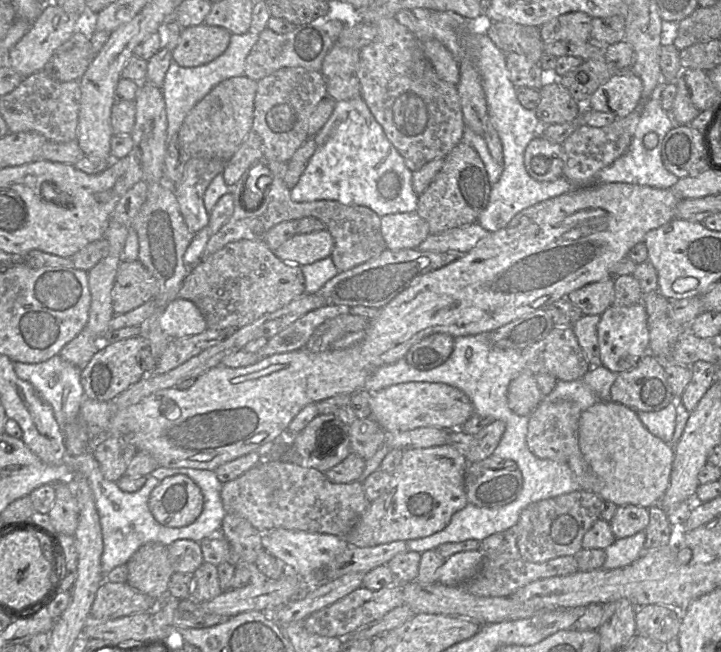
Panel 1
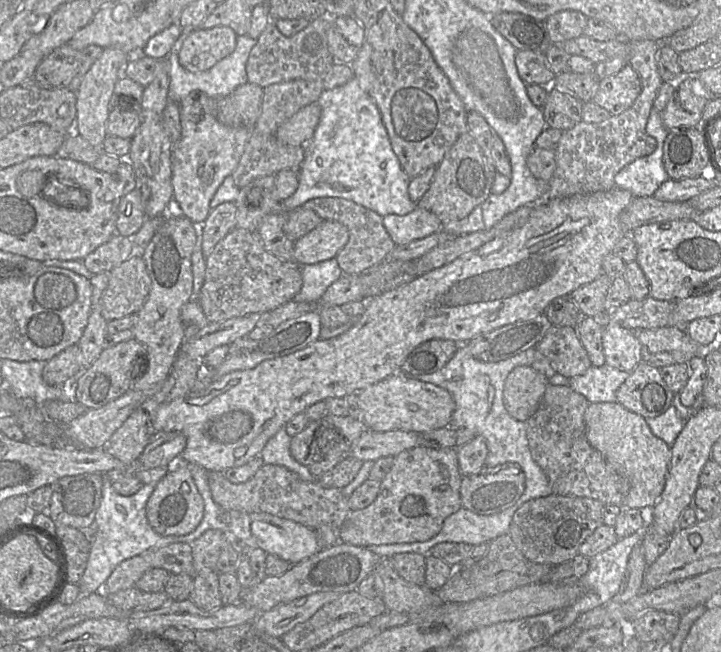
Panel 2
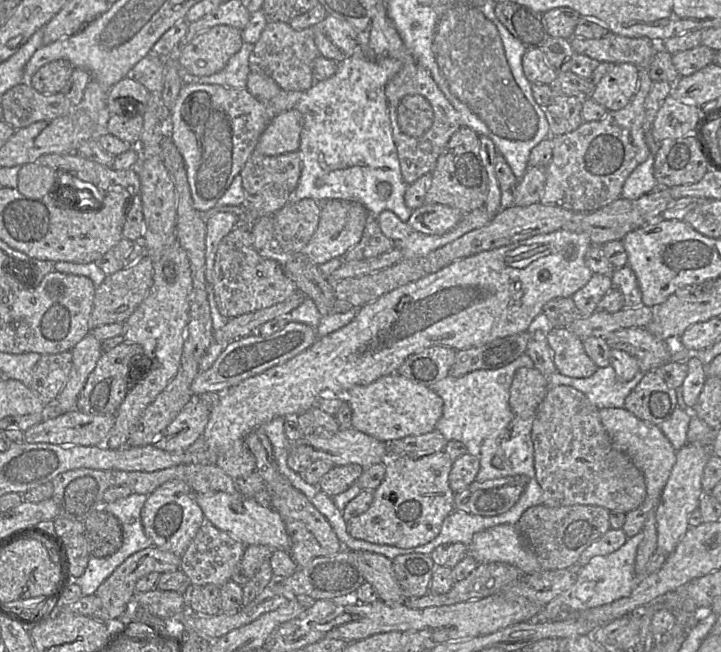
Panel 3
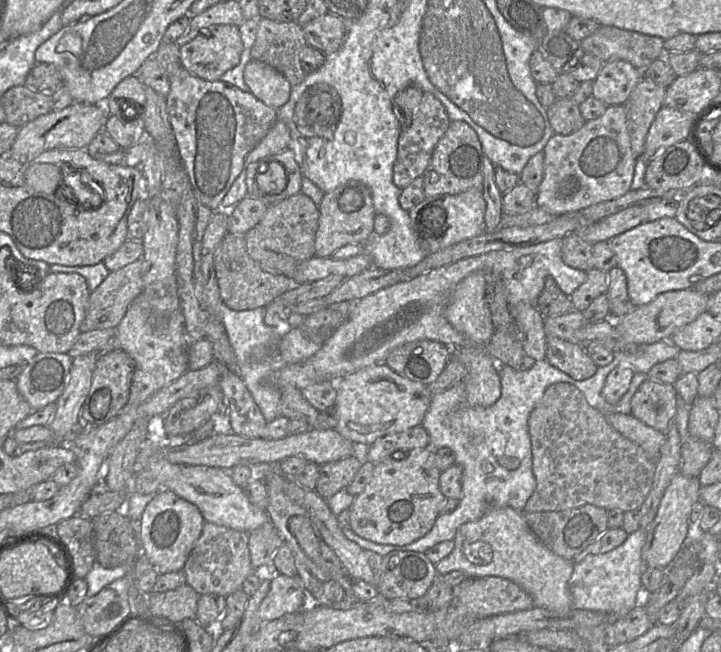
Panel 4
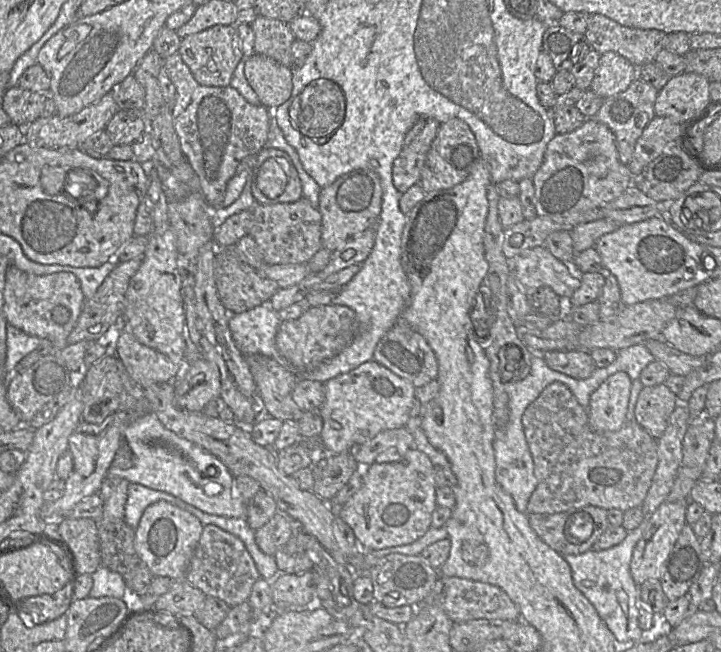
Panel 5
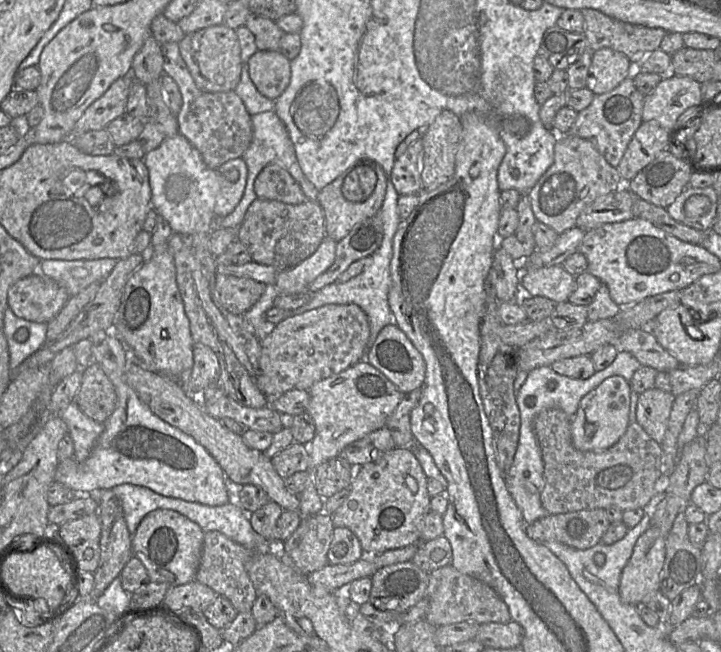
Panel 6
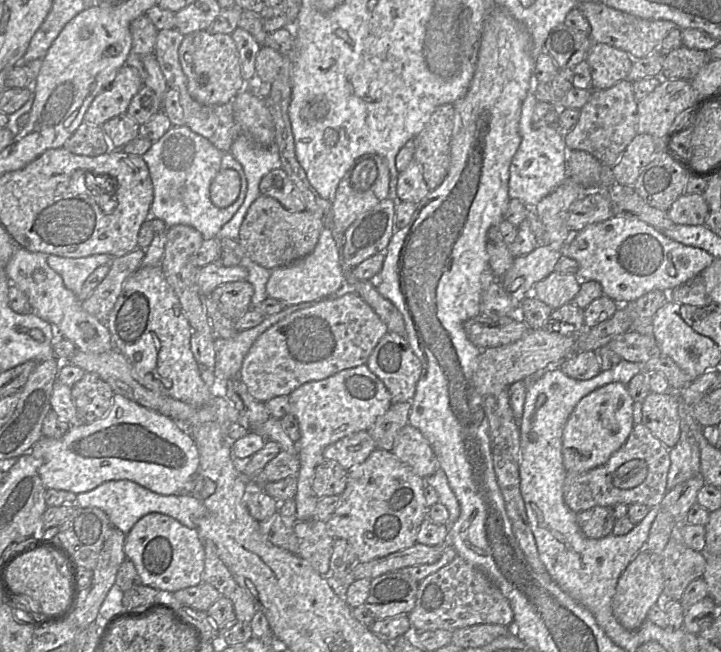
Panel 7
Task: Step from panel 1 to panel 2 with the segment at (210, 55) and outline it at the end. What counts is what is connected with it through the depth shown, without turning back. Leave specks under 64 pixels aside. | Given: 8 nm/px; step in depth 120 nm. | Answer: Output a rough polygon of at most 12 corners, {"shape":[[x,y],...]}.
{"shape":[[228,26],[193,29],[178,52],[190,72],[234,51]]}

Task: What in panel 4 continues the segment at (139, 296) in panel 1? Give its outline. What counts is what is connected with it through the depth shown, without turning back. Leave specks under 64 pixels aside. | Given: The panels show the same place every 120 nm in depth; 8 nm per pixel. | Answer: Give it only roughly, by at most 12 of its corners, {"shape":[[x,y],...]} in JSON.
{"shape":[[143,259],[90,293],[81,333],[116,329],[143,291]]}

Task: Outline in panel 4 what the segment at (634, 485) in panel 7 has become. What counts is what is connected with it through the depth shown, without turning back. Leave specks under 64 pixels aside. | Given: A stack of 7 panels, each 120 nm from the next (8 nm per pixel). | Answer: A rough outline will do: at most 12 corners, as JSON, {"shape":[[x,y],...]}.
{"shape":[[574,385],[529,415],[524,512],[640,509],[656,460]]}

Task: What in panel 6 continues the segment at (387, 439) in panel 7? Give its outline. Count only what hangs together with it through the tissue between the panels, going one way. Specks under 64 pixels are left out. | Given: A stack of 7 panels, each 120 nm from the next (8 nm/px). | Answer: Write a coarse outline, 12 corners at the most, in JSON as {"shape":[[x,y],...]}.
{"shape":[[422,389],[405,394],[386,421],[395,447],[416,444],[411,412]]}

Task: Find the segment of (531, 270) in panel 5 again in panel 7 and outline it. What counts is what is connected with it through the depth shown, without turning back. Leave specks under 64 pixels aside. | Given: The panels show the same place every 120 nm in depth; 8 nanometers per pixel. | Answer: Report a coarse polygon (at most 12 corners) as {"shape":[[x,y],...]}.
{"shape":[[553,271],[534,284],[532,296],[553,310],[572,303],[576,274]]}

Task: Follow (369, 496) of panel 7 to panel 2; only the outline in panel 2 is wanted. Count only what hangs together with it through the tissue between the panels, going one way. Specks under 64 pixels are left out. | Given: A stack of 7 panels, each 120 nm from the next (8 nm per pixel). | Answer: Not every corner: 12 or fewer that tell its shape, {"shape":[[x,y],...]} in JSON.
{"shape":[[457,448],[394,457],[339,542],[425,542],[461,507]]}

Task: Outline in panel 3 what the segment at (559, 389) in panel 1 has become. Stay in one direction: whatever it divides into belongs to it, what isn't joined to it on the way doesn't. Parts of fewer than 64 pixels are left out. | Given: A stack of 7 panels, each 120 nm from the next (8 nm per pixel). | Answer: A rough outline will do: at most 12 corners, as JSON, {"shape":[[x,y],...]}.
{"shape":[[611,365],[587,378],[555,371],[548,389],[571,386],[599,410],[624,408],[625,398],[646,372],[620,382]]}

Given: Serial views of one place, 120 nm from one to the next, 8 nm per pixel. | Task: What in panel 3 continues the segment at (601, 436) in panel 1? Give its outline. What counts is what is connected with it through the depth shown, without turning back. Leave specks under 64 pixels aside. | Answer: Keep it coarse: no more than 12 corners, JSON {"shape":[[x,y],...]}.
{"shape":[[625,408],[599,416],[644,474],[640,508],[656,510],[677,451],[659,426]]}

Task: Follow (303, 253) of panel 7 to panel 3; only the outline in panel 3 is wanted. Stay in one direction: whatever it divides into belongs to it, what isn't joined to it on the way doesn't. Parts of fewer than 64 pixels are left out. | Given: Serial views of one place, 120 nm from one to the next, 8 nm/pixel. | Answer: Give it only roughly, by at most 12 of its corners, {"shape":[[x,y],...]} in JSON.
{"shape":[[286,203],[272,215],[274,239],[302,252],[317,229],[321,204]]}

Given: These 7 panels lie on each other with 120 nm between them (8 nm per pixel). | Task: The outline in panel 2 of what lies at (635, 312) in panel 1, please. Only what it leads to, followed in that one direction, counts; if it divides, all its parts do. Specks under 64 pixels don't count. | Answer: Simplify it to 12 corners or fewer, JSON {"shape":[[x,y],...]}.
{"shape":[[604,322],[609,366],[631,372],[642,362],[634,331]]}

